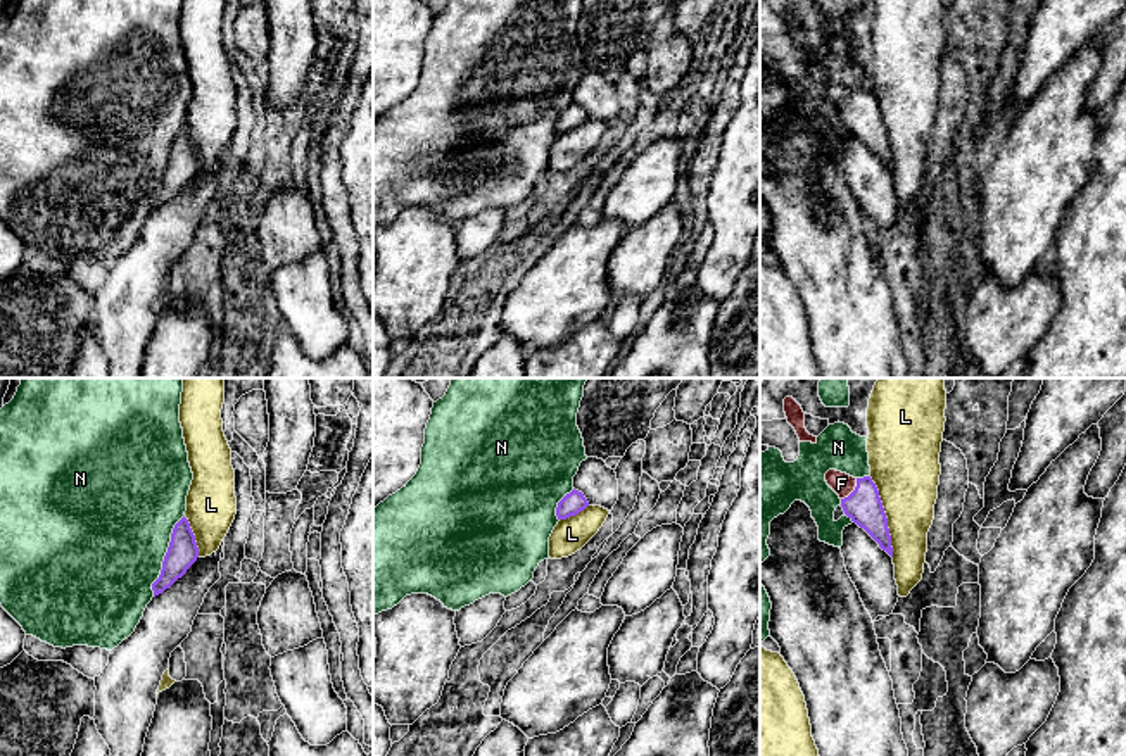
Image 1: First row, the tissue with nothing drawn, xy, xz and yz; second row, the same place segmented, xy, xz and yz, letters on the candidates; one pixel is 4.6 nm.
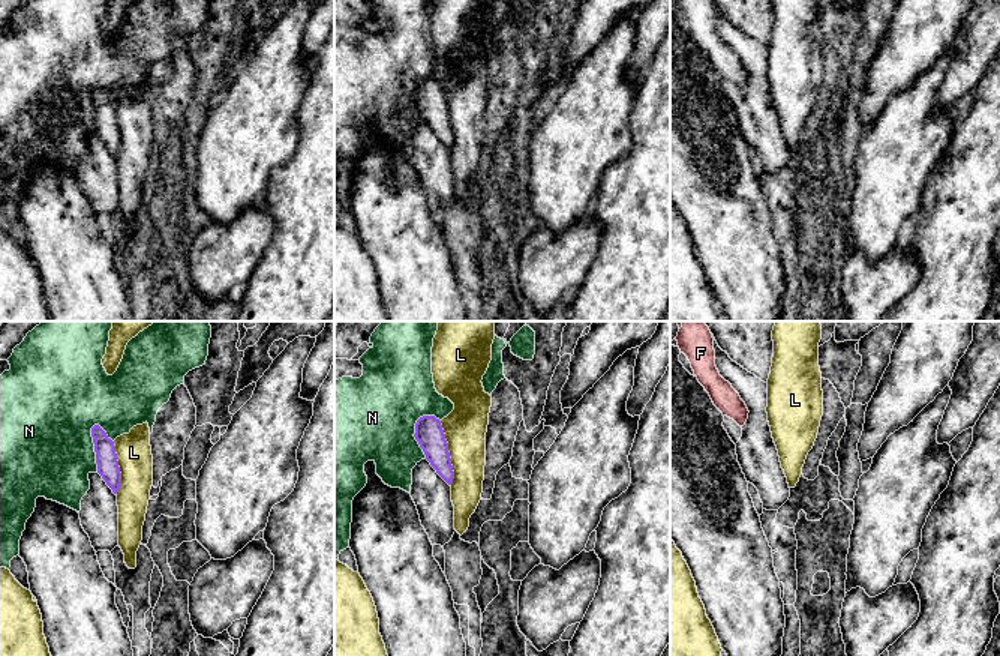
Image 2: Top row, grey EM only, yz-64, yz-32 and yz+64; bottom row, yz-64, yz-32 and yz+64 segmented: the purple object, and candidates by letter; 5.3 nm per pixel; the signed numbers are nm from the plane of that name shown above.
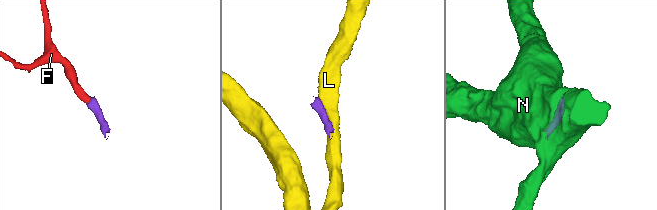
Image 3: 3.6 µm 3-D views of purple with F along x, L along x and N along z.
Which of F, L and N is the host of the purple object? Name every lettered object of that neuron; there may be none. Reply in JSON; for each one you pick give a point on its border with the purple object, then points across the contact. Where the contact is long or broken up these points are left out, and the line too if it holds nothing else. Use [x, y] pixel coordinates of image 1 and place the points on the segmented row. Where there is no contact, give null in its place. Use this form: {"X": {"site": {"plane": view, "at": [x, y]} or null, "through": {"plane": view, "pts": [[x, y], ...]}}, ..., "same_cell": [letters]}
{"F": {"site": {"plane": "yz", "at": [853, 491]}, "through": {"plane": "yz", "pts": [[864, 506], [853, 491], [841, 484]]}}, "same_cell": ["F"]}

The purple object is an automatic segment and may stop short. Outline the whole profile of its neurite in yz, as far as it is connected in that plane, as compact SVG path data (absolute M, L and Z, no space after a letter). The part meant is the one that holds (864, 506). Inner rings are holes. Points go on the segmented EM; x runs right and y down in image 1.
M829 469L826 482L839 495L844 514L893 558L888 518L872 478L853 478L846 473Z

